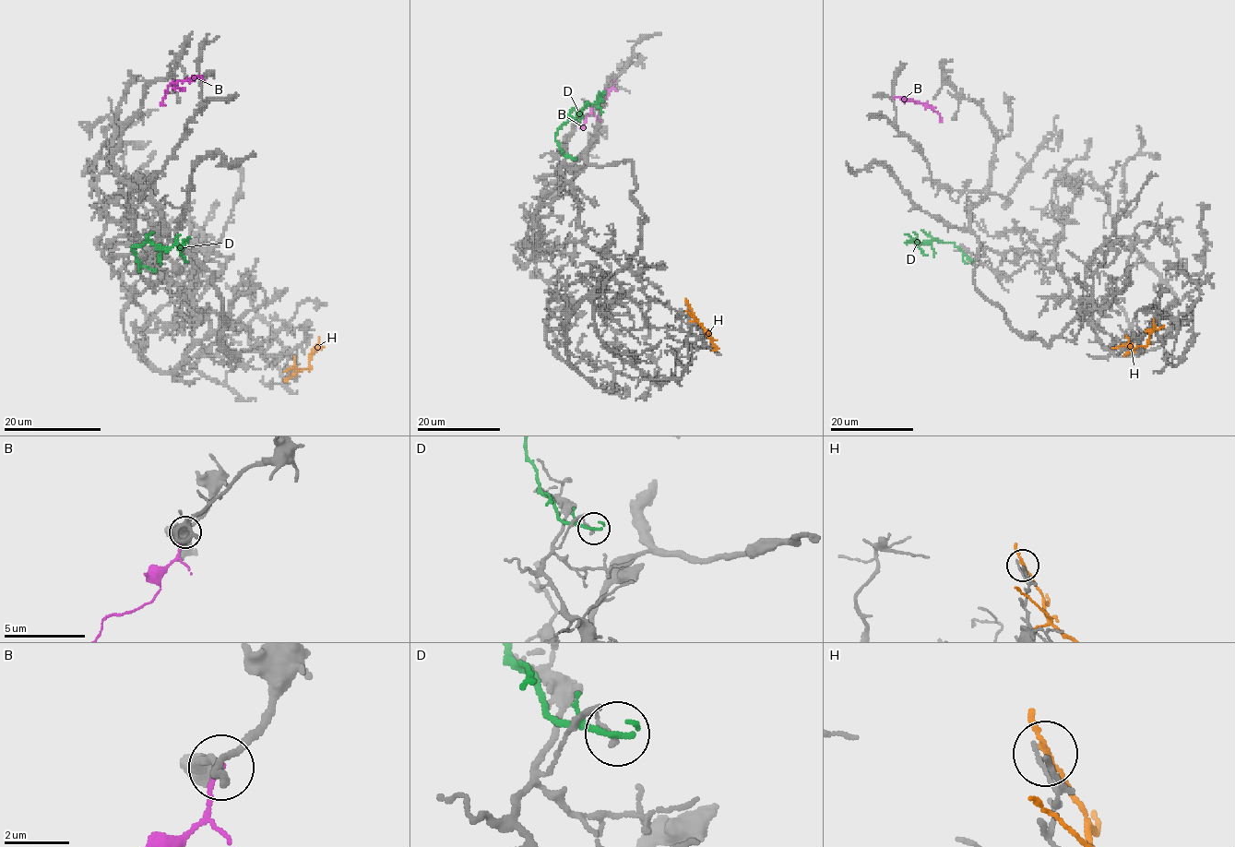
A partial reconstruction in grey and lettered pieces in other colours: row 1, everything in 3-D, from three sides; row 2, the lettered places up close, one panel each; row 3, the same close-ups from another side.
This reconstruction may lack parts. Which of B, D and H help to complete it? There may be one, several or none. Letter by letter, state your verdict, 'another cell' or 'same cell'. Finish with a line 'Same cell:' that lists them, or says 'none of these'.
B: another cell
D: another cell
H: another cell
Same cell: none of these

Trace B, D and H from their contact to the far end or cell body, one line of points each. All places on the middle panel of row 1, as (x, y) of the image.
B: (614, 80), (608, 95), (595, 102), (583, 127)
D: (573, 158), (565, 157), (560, 149), (555, 132), (591, 103), (595, 102), (601, 109), (599, 113)
H: (688, 305), (717, 348), (713, 351)

